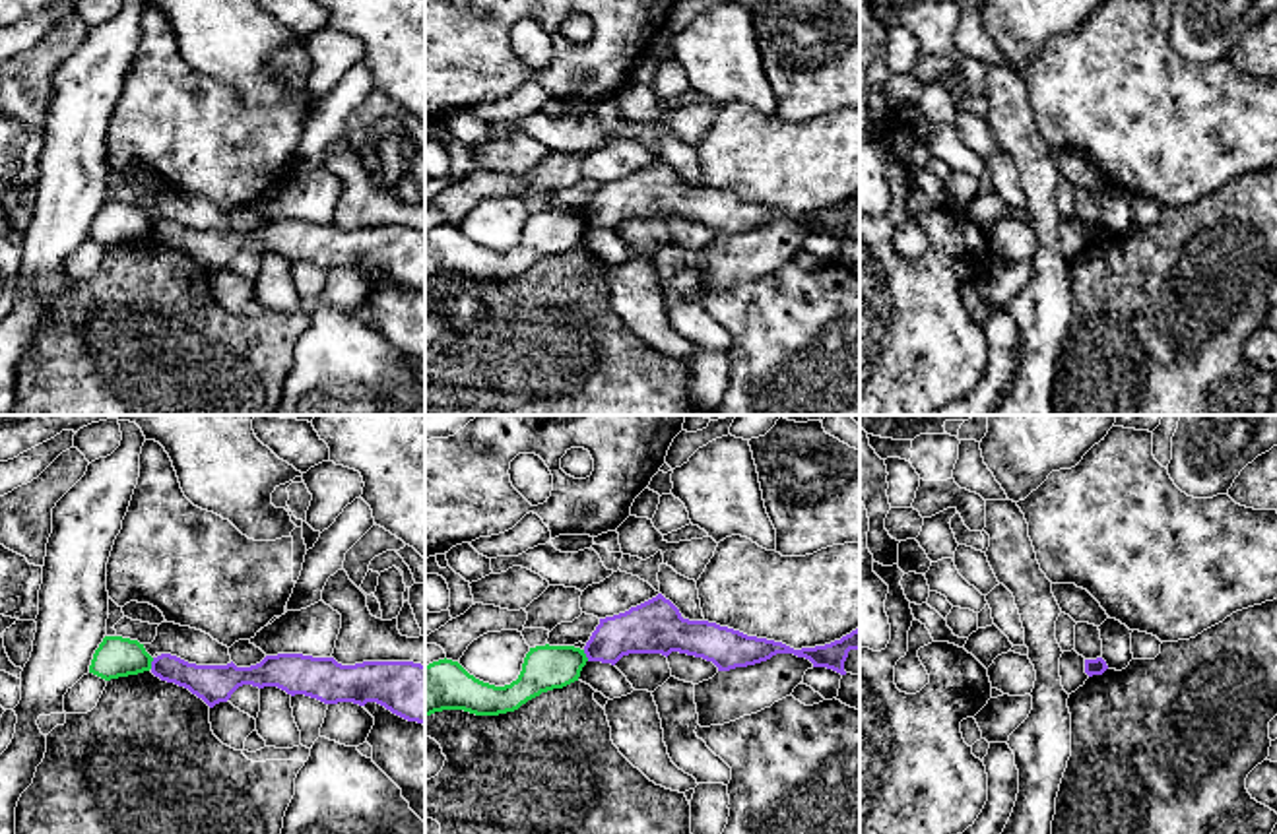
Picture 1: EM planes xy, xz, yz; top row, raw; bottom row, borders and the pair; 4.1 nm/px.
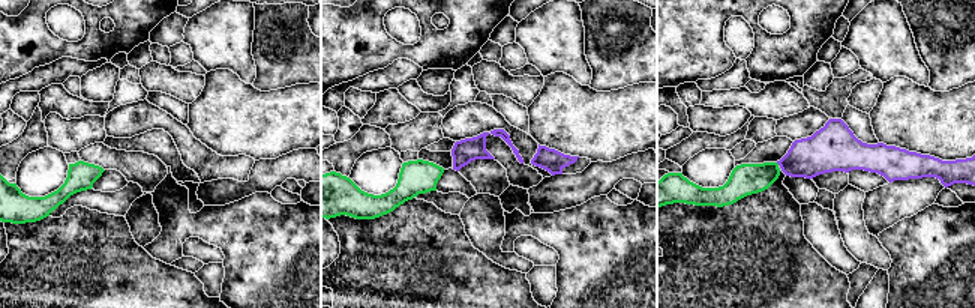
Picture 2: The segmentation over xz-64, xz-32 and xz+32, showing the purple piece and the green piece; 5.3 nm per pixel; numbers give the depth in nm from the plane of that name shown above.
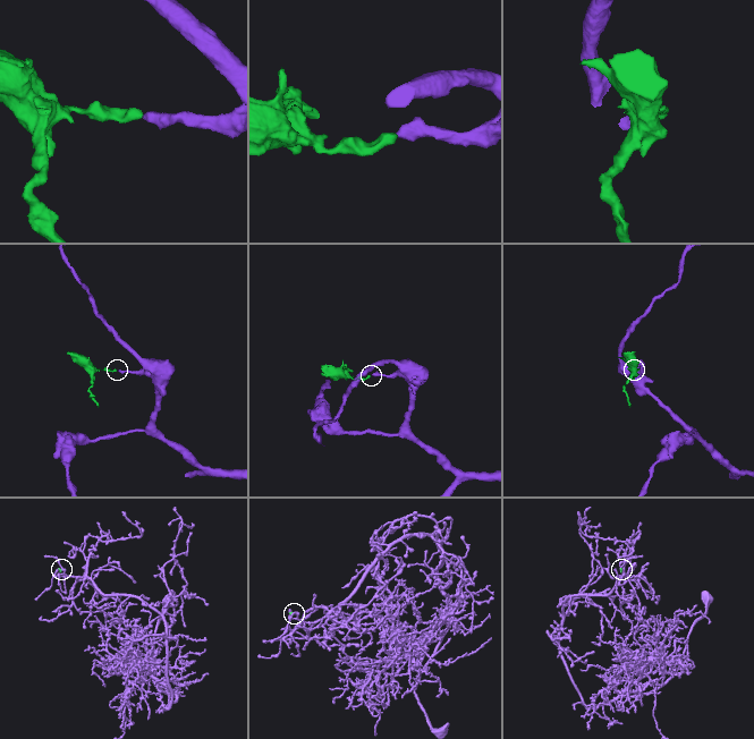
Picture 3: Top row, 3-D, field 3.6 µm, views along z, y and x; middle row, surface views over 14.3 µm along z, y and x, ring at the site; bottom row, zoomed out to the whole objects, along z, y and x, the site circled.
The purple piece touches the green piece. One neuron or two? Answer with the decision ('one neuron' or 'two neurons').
two neurons

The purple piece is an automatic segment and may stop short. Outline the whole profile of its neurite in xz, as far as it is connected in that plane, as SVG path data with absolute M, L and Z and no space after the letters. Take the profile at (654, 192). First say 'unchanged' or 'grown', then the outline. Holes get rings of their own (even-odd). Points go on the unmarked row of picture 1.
unchanged; M662 159L625 178L600 184L584 211L588 227L611 231L629 219L668 223L679 217L712 227L718 237L730 237L767 227L776 219L794 219L809 225L813 233L827 233L840 241L846 241L844 227L850 215L860 215L860 194L825 211L794 215L716 188L683 184Z

